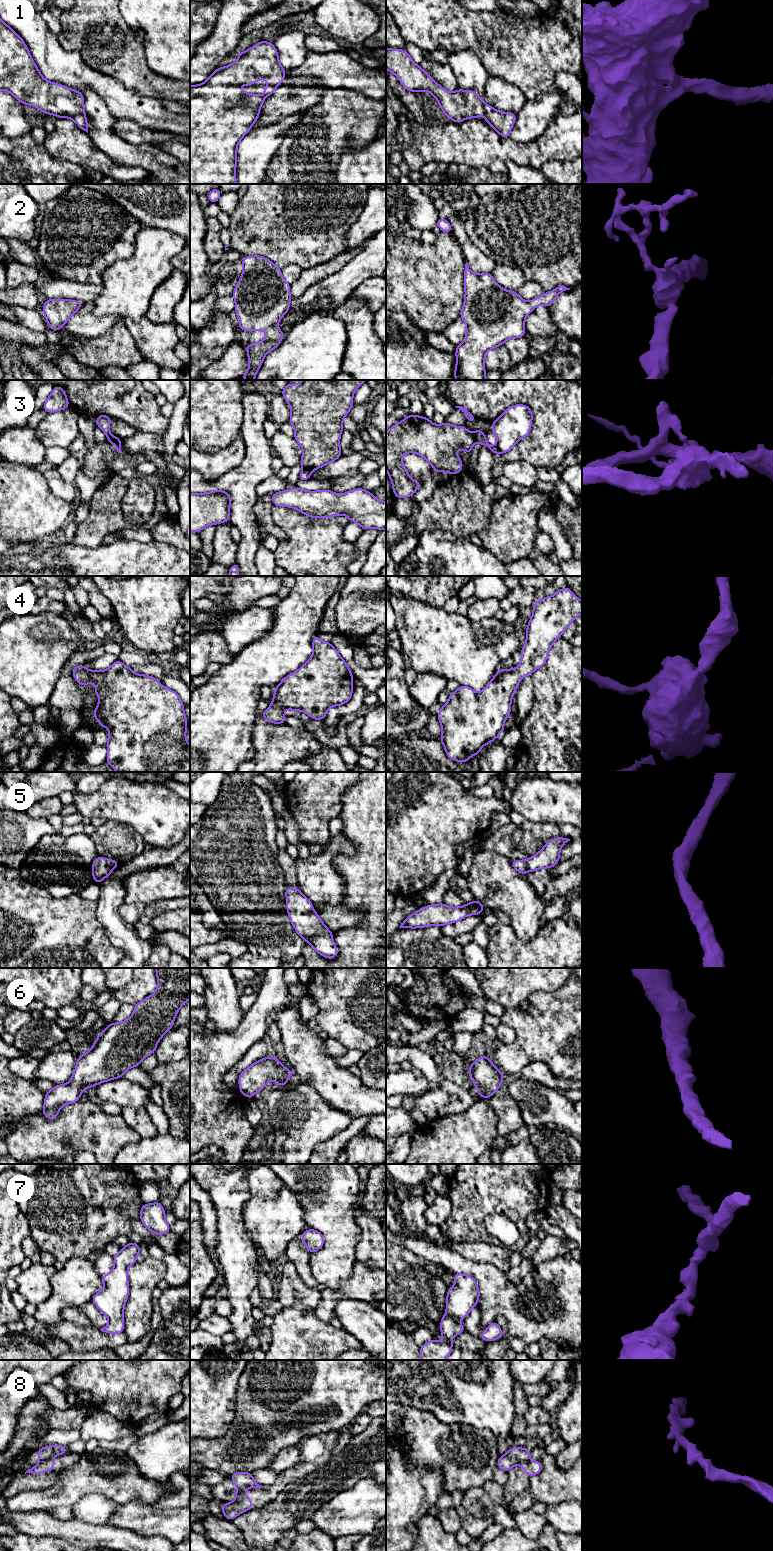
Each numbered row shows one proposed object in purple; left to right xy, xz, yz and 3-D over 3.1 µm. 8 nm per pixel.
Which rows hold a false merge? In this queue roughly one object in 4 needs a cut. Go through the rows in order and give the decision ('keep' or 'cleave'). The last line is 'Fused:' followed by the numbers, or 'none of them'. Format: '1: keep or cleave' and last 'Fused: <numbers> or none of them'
1: keep
2: keep
3: cleave
4: keep
5: keep
6: keep
7: keep
8: cleave
Fused: 3, 8

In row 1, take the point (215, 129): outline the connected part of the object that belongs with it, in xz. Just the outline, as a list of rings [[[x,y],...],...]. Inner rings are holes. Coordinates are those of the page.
[[[260,41],[246,51],[238,52],[238,55],[239,58],[231,65],[218,67],[204,83],[190,86],[190,184],[236,184],[237,146],[258,120],[262,103],[285,78],[286,70],[279,62],[273,43]],[[260,79],[267,80],[263,96],[237,88],[254,85]]]

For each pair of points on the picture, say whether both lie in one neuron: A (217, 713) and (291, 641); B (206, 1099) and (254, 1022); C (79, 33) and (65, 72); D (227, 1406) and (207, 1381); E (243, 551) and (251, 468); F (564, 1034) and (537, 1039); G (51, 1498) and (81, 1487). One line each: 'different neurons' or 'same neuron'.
A: same neuron
B: same neuron
C: different neurons
D: same neuron
E: same neuron
F: same neuron
G: same neuron

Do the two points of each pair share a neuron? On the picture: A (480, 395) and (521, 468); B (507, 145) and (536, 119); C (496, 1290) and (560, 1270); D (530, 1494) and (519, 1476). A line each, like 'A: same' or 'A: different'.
A: different
B: different
C: same
D: different

